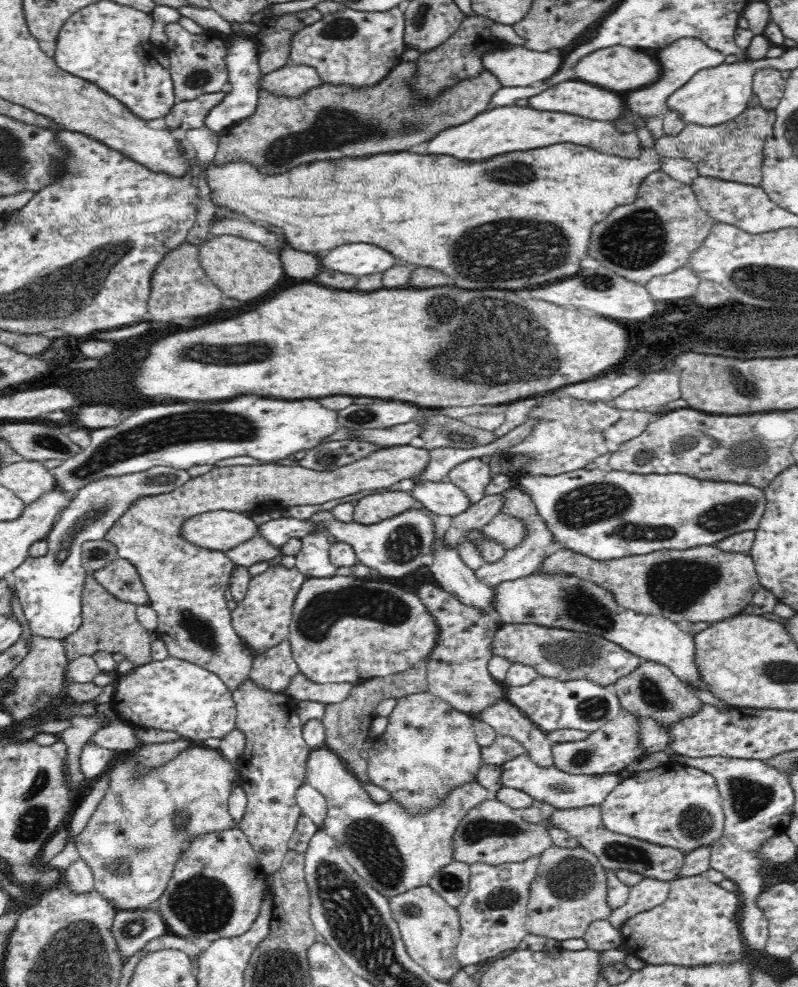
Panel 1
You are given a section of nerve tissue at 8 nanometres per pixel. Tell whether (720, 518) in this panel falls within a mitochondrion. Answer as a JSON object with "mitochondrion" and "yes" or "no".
{"mitochondrion":"yes"}

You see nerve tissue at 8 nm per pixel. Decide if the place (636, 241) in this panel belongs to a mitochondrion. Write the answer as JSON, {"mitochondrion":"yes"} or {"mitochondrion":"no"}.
{"mitochondrion":"yes"}

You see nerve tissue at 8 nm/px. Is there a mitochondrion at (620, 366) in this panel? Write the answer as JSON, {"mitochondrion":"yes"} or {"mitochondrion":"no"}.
{"mitochondrion":"no"}

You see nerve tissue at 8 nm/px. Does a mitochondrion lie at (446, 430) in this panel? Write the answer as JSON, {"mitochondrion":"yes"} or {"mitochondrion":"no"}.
{"mitochondrion":"yes"}

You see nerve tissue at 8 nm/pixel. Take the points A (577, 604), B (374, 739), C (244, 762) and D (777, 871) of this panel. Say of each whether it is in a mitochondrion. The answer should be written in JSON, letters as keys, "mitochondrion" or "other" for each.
{"A":"mitochondrion","B":"other","C":"other","D":"other"}

